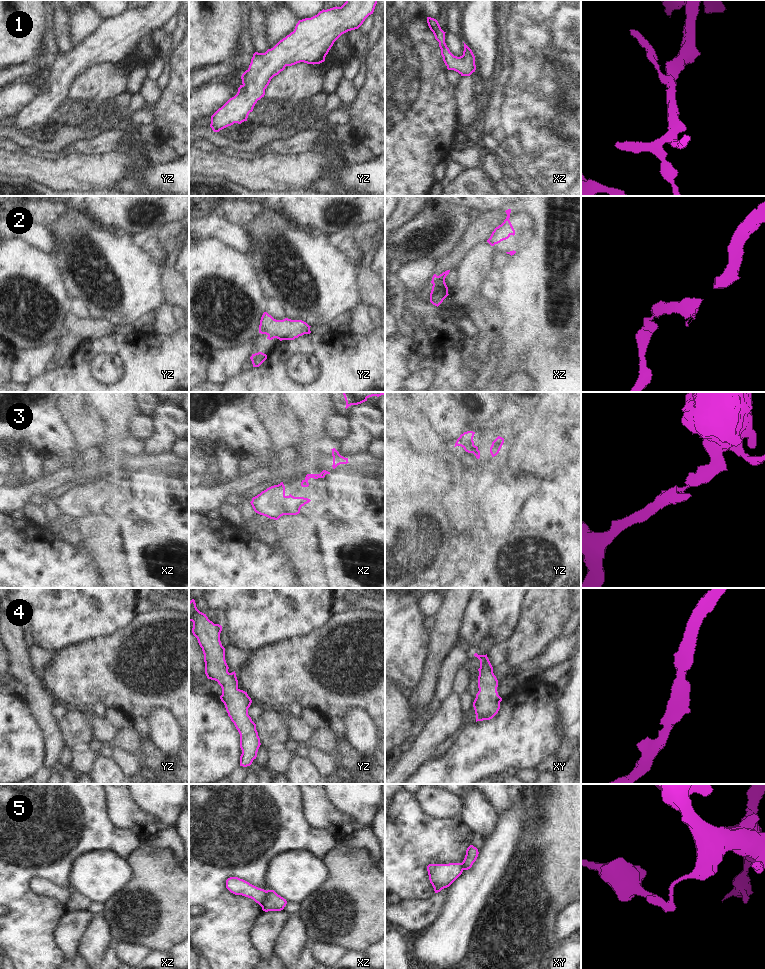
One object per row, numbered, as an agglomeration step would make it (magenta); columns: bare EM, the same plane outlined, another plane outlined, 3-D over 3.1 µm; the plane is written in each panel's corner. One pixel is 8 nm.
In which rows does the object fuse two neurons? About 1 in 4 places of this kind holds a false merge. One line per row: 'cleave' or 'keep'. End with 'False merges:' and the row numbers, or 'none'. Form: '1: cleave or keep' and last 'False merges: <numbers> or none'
1: keep
2: cleave
3: keep
4: keep
5: cleave
False merges: 2, 5

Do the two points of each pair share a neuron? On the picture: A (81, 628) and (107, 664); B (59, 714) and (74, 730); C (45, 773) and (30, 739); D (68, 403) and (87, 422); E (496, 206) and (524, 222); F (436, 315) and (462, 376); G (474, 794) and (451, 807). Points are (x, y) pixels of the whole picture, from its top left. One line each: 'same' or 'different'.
A: different
B: different
C: different
D: same
E: different
F: same
G: different

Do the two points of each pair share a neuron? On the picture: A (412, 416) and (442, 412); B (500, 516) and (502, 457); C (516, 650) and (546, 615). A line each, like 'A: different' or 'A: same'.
A: different
B: same
C: same

